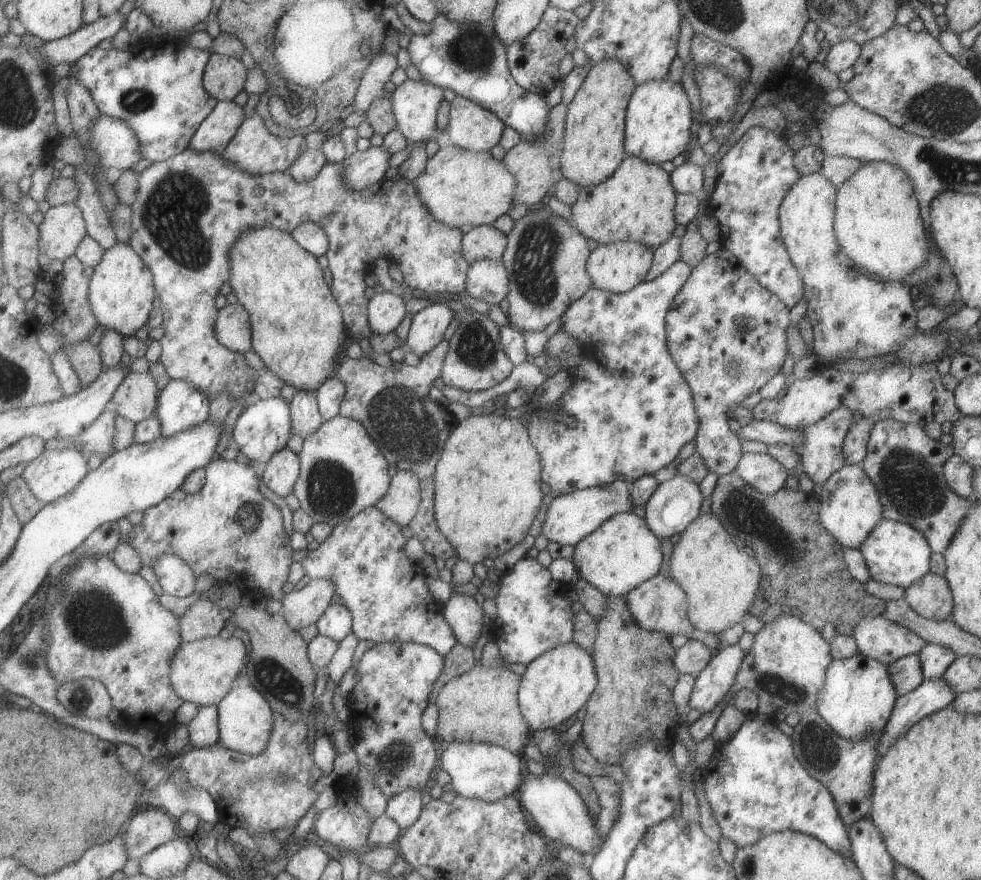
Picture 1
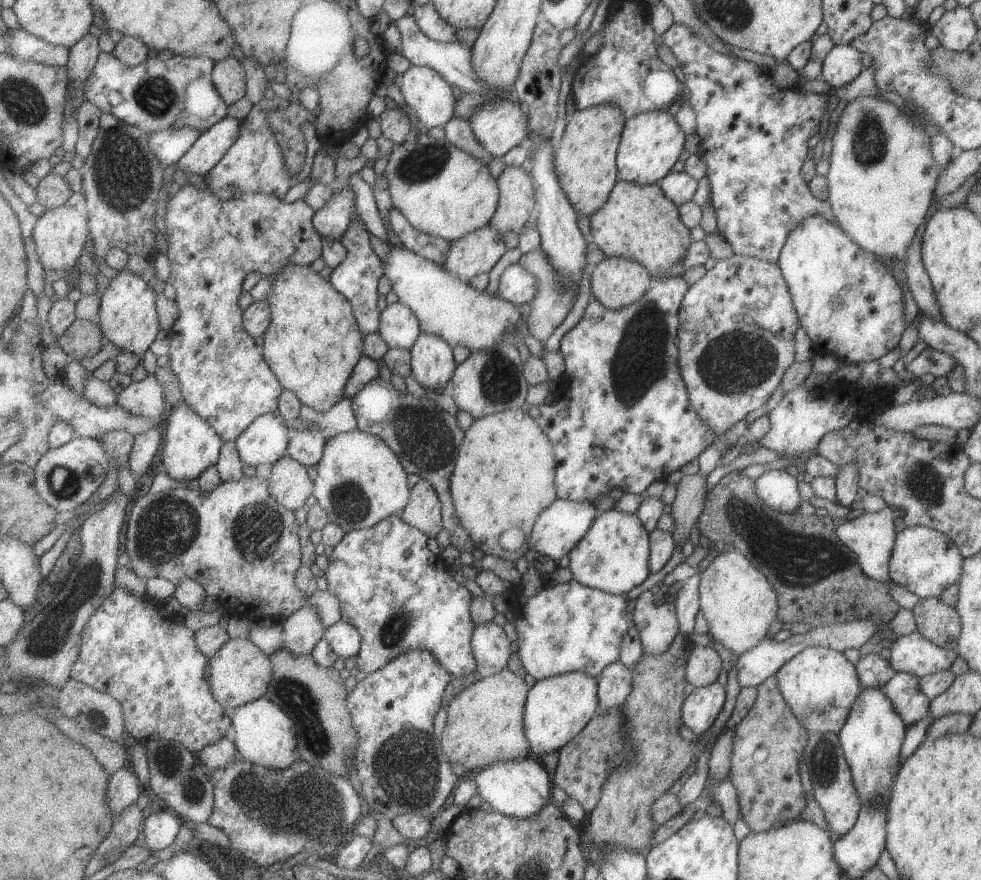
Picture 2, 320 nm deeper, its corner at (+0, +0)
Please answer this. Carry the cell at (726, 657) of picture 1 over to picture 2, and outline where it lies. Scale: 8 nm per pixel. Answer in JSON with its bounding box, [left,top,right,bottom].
[682,681,726,737]

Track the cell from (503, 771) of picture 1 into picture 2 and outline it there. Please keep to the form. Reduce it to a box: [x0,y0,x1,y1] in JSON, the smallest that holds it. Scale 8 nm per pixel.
[469,755,553,818]

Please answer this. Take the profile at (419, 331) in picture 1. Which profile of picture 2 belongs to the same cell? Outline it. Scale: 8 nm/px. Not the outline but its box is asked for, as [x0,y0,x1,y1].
[411,333,457,393]

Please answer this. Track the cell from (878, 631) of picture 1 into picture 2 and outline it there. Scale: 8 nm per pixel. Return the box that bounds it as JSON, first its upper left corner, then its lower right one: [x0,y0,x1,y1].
[882,631,958,678]

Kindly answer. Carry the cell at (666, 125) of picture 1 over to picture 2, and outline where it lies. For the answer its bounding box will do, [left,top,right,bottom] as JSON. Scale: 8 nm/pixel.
[616,111,685,185]

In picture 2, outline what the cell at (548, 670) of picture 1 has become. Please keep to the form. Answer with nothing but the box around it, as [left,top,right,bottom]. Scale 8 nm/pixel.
[522,671,598,760]

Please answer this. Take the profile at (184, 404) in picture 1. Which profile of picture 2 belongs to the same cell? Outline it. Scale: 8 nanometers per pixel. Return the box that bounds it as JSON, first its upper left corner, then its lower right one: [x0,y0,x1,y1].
[161,401,224,481]

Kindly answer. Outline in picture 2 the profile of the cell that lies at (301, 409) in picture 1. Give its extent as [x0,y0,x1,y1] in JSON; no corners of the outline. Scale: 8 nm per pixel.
[288,428,327,468]

